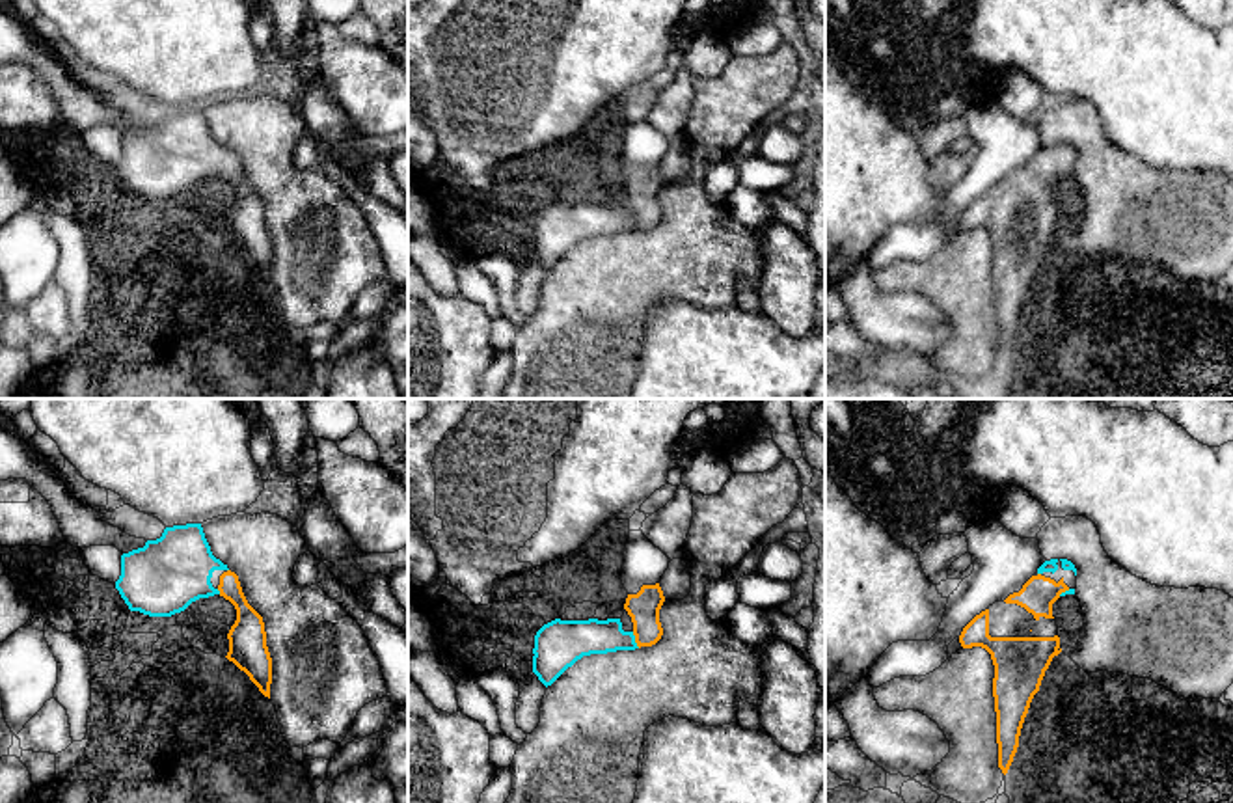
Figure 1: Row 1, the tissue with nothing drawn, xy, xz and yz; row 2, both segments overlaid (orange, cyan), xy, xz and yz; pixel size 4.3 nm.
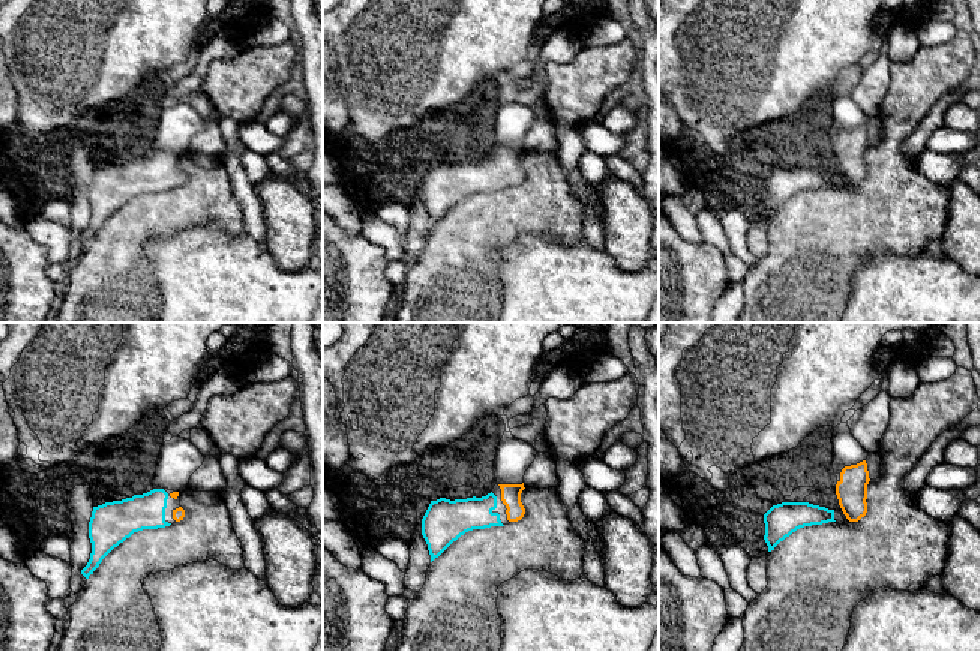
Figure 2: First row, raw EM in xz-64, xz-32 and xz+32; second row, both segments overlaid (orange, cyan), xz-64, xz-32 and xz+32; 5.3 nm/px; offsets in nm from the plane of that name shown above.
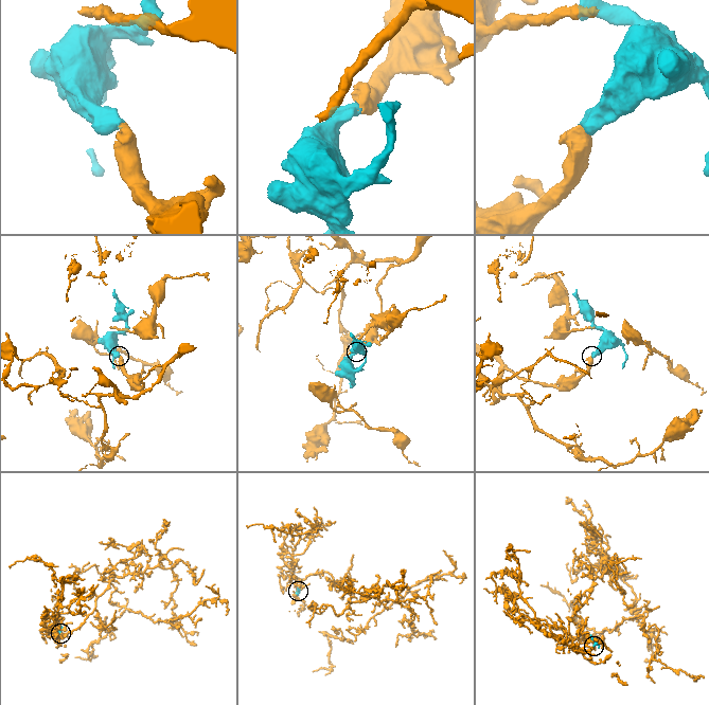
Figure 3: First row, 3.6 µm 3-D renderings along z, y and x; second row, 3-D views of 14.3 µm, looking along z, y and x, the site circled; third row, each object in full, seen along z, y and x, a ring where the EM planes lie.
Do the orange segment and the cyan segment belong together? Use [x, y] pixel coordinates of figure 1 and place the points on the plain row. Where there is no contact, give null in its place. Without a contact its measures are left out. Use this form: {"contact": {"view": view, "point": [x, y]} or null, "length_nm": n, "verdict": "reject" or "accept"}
{"contact": {"view": "xz", "point": [636, 222]}, "length_nm": 80, "verdict": "accept"}

